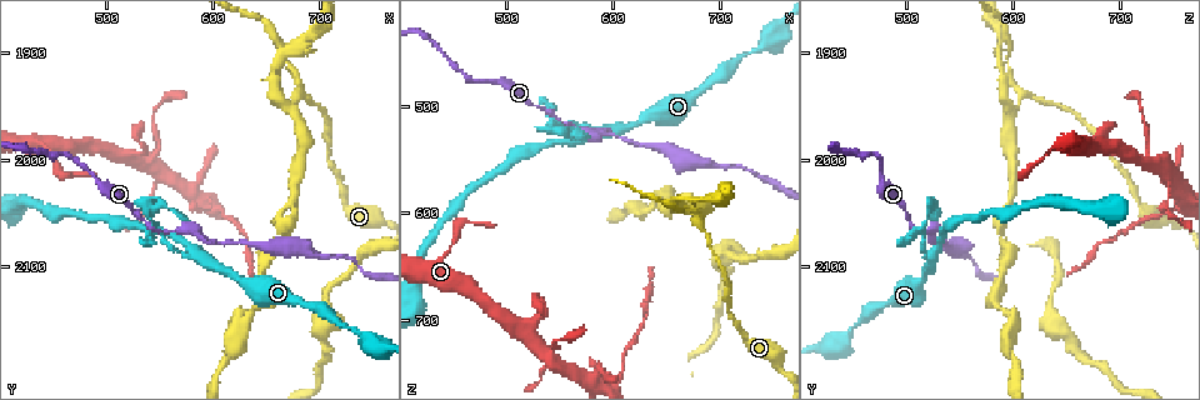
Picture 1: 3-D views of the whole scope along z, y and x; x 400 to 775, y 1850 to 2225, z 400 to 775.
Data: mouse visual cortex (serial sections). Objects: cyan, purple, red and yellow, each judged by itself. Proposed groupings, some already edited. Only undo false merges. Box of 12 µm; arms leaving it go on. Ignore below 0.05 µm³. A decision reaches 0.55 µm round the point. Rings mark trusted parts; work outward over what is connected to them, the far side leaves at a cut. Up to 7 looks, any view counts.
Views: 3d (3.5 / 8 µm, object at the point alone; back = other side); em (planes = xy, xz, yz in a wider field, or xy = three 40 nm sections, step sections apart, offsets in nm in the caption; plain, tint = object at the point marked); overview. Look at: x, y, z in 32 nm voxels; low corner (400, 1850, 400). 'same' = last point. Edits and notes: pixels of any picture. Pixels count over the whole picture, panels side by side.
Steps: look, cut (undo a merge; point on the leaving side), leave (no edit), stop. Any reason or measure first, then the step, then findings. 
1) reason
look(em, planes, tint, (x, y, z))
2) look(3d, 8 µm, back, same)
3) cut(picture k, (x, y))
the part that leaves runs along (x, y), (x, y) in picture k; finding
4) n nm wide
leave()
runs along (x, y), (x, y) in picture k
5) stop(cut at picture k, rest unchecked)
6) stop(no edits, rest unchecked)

abrupt turn
look(3d, 8 µm, (538, 2006, 736))

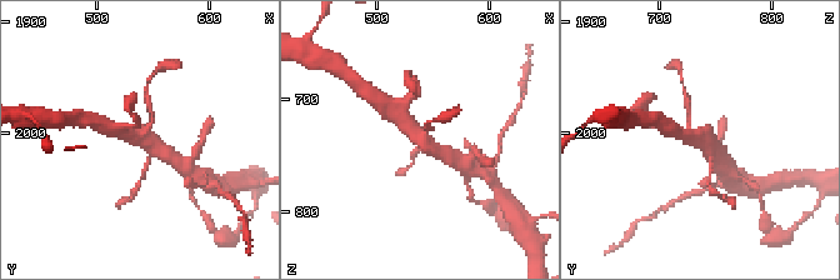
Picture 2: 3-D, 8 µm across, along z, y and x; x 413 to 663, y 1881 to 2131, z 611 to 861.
3 arms; arms of 150, 400, 450 nm
look(em, planes, tint, (538, 2004, 736))

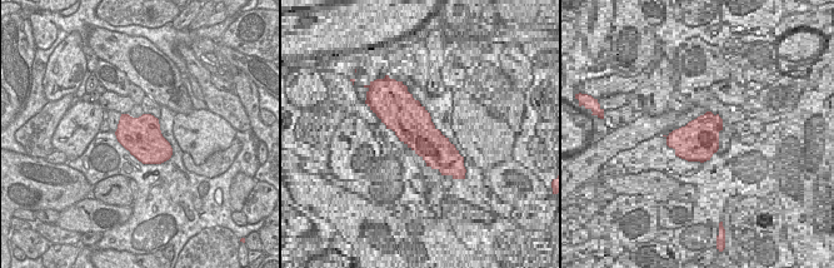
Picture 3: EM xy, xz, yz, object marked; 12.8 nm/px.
leave()
runs along (394, 113), (425, 144), (448, 154) in picture 2; all the same cell

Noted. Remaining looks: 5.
looks like a crossing
look(3d, 3.5 µm, (680, 1954, 604))

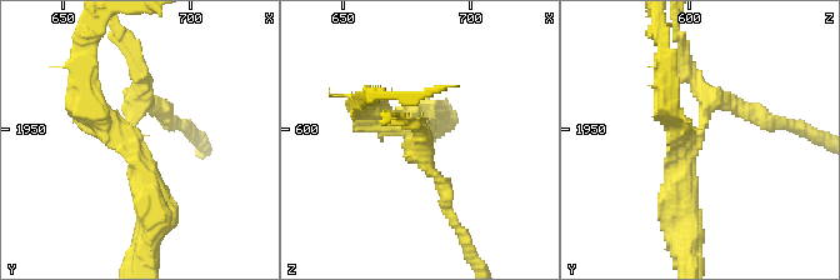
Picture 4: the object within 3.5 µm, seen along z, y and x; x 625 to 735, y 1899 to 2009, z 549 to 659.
4 arms; arms of 200, 200, 300, 400 nm
look(em, xy, step 1, tint, (676, 1952, 601))

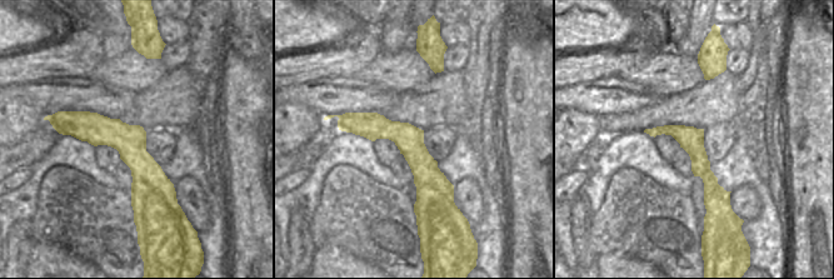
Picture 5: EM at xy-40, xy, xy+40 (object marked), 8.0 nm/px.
cut(picture 4, (163, 205))
two cells meet here

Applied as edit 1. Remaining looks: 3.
thick turns thin
look(3d, 8 µm, (590, 2092, 526))

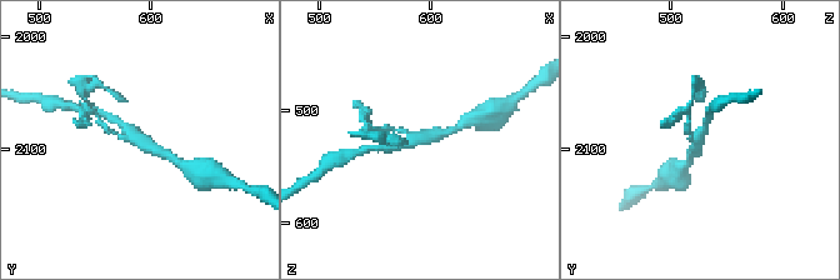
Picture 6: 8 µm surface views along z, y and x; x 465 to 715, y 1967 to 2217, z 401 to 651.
3 arms; arms of 150, 200, 300 nm; now the EM
look(em, xy, step 2, tint, (590, 2092, 524))

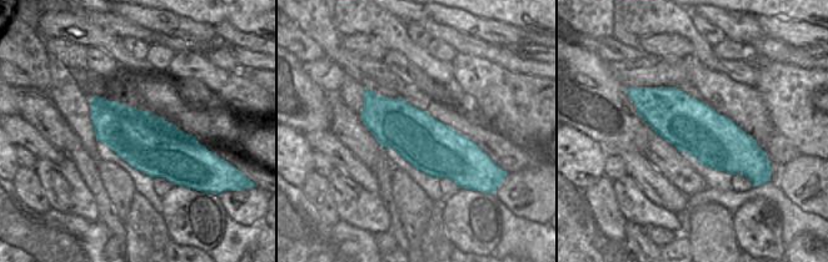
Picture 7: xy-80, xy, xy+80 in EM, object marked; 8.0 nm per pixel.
leave()
all the same cell

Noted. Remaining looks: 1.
stop(cut at picture 4, rest unchecked)

